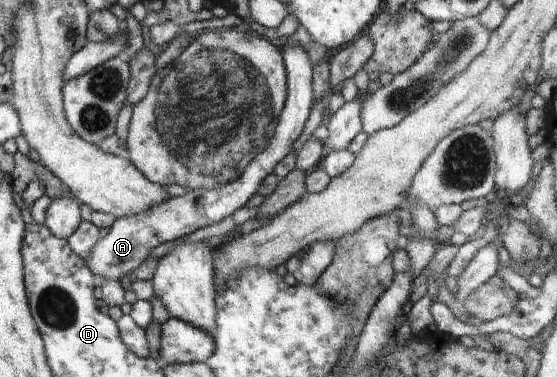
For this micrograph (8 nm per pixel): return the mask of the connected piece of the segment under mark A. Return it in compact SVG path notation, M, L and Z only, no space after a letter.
M296 37L282 39L278 45L287 71L287 98L270 143L267 143L267 146L250 160L246 171L243 171L234 183L227 183L221 188L196 188L184 196L169 197L168 200L147 212L116 218L108 230L103 232L90 251L90 255L84 259L96 279L120 281L138 269L140 264L150 256L154 247L179 240L196 229L212 225L237 209L245 207L252 195L258 192L260 183L274 171L276 164L293 151L294 142L300 137L315 101L313 66L308 58L308 52L302 48L303 45Z

